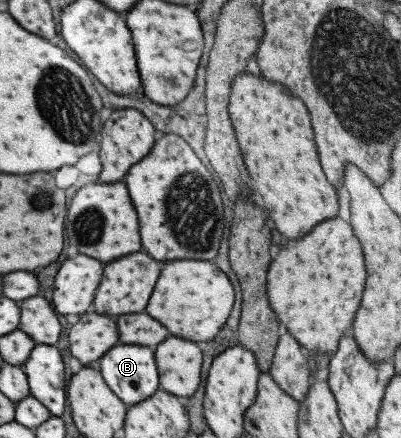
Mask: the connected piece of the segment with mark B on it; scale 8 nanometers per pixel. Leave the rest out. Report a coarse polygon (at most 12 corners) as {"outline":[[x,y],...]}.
{"outline":[[112,346],[98,368],[124,404],[158,388],[152,350]]}

